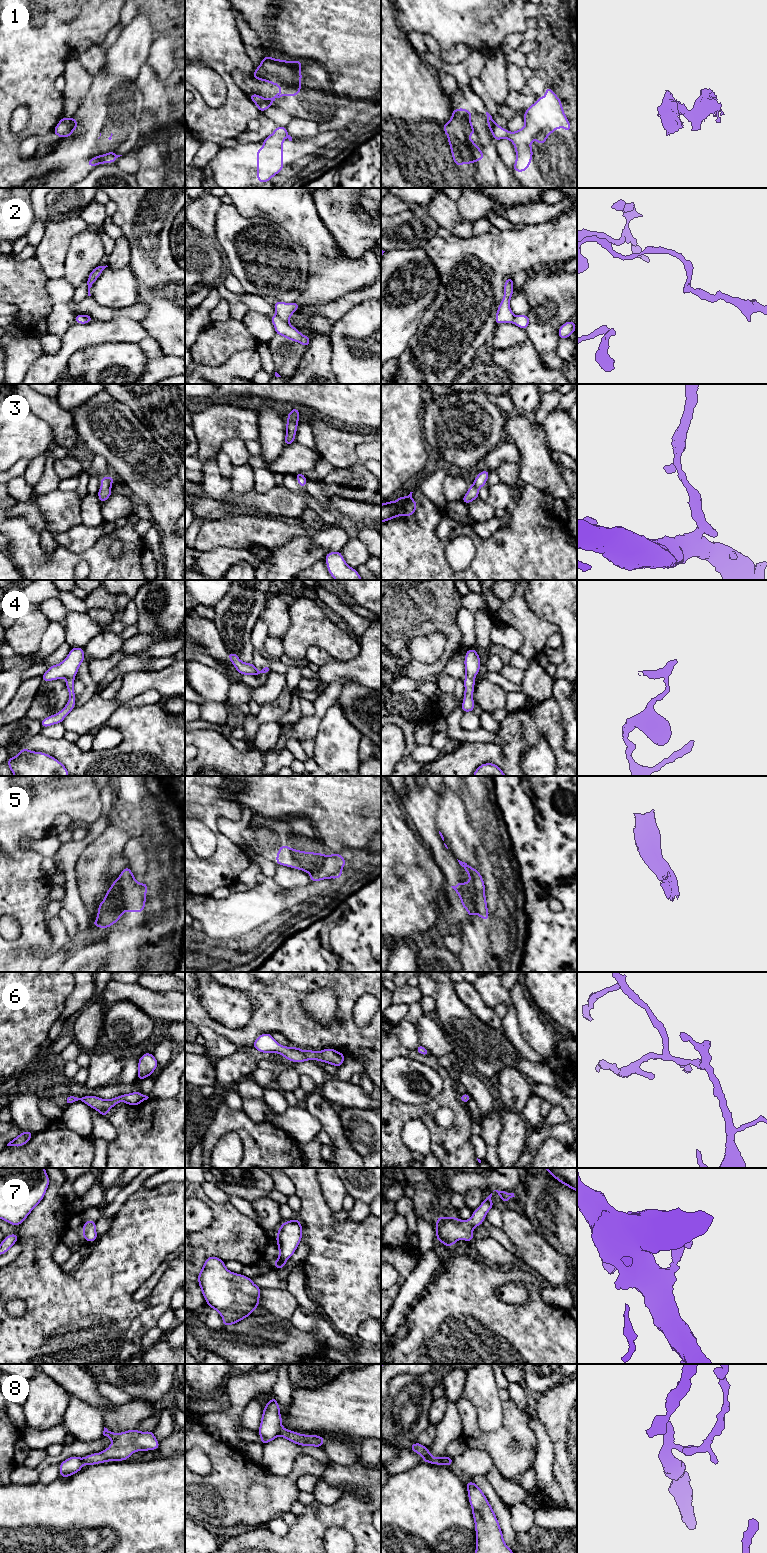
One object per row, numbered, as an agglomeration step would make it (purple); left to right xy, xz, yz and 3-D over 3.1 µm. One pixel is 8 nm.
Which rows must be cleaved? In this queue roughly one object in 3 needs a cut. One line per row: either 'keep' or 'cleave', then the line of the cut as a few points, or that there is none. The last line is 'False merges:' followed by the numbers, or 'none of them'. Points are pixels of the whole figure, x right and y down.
1: cleave | xy (69, 119), (72, 129)
2: cleave | xz (276, 314), (288, 321)
3: keep | no cut
4: keep | no cut
5: cleave | xy (117, 879), (121, 889), (121, 901), (124, 910)
6: keep | no cut
7: keep | no cut
8: cleave | xz (282, 1427), (278, 1435)
False merges: 1, 2, 5, 8

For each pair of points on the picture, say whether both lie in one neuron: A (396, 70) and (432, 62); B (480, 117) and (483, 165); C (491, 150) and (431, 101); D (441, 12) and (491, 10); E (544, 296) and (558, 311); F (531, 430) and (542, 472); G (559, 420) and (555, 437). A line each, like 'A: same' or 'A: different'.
A: different
B: same
C: different
D: same
E: same
F: same
G: same

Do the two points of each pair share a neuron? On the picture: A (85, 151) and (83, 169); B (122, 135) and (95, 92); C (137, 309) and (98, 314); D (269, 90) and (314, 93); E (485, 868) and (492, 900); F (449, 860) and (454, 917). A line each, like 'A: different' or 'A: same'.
A: same
B: same
C: same
D: same
E: same
F: same

